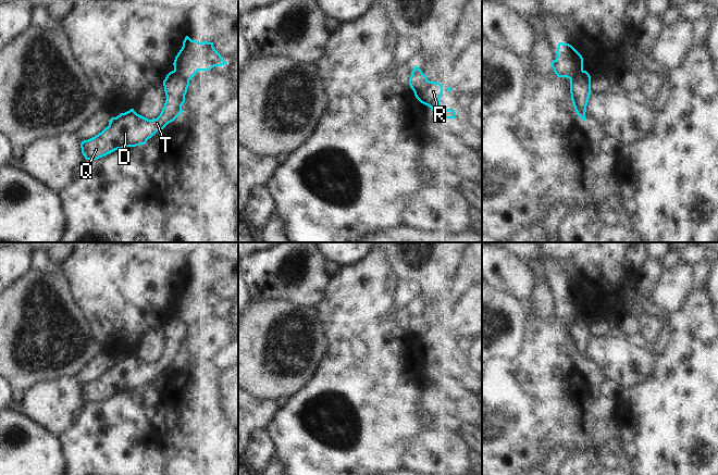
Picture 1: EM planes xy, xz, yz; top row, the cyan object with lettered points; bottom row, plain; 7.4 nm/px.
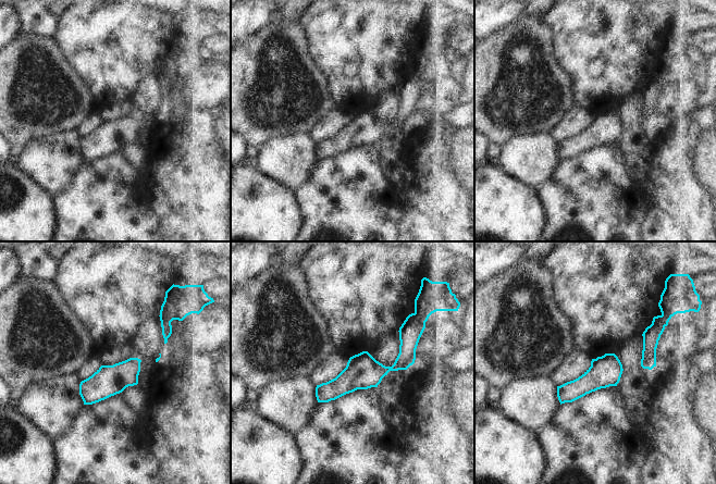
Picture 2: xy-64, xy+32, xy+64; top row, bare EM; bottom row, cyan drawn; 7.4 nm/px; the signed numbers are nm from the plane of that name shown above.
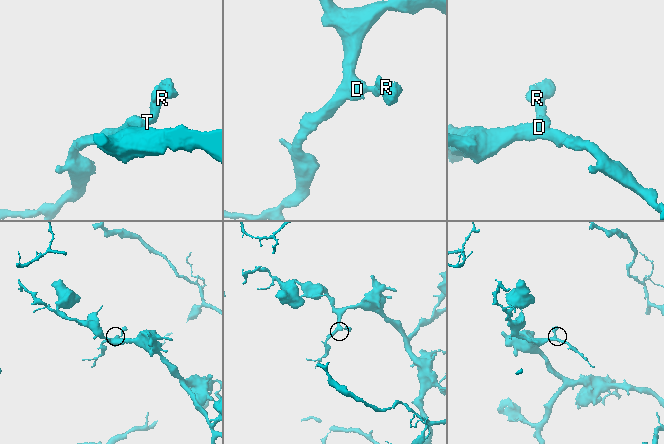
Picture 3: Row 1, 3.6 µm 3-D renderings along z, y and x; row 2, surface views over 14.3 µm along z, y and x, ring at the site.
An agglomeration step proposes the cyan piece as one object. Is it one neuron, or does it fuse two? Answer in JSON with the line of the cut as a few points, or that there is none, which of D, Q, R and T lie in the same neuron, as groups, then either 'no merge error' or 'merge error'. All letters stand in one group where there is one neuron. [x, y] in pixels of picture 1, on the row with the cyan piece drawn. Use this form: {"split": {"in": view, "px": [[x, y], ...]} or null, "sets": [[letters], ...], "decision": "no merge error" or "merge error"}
{"split": {"in": "xy", "px": [[174, 70], [178, 71], [188, 82]]}, "sets": [["D", "Q", "T"], ["R"]], "decision": "merge error"}

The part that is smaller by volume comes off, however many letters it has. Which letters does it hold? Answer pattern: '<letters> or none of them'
R

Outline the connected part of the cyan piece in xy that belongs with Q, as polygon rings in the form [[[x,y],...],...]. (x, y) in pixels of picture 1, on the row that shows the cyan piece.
[[[170,72],[163,80],[166,100],[157,118],[148,120],[134,109],[112,117],[109,126],[95,137],[81,143],[86,160],[97,160],[117,149],[145,145],[158,130],[163,129],[182,112],[185,95],[189,86],[183,74]]]

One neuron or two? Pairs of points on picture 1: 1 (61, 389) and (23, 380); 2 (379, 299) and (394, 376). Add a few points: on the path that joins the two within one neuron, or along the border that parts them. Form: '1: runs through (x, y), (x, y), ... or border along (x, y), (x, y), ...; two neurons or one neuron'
1: border along (59, 377), (52, 380), (39, 380), (24, 390); two neurons
2: runs through (380, 319), (380, 357); one neuron

